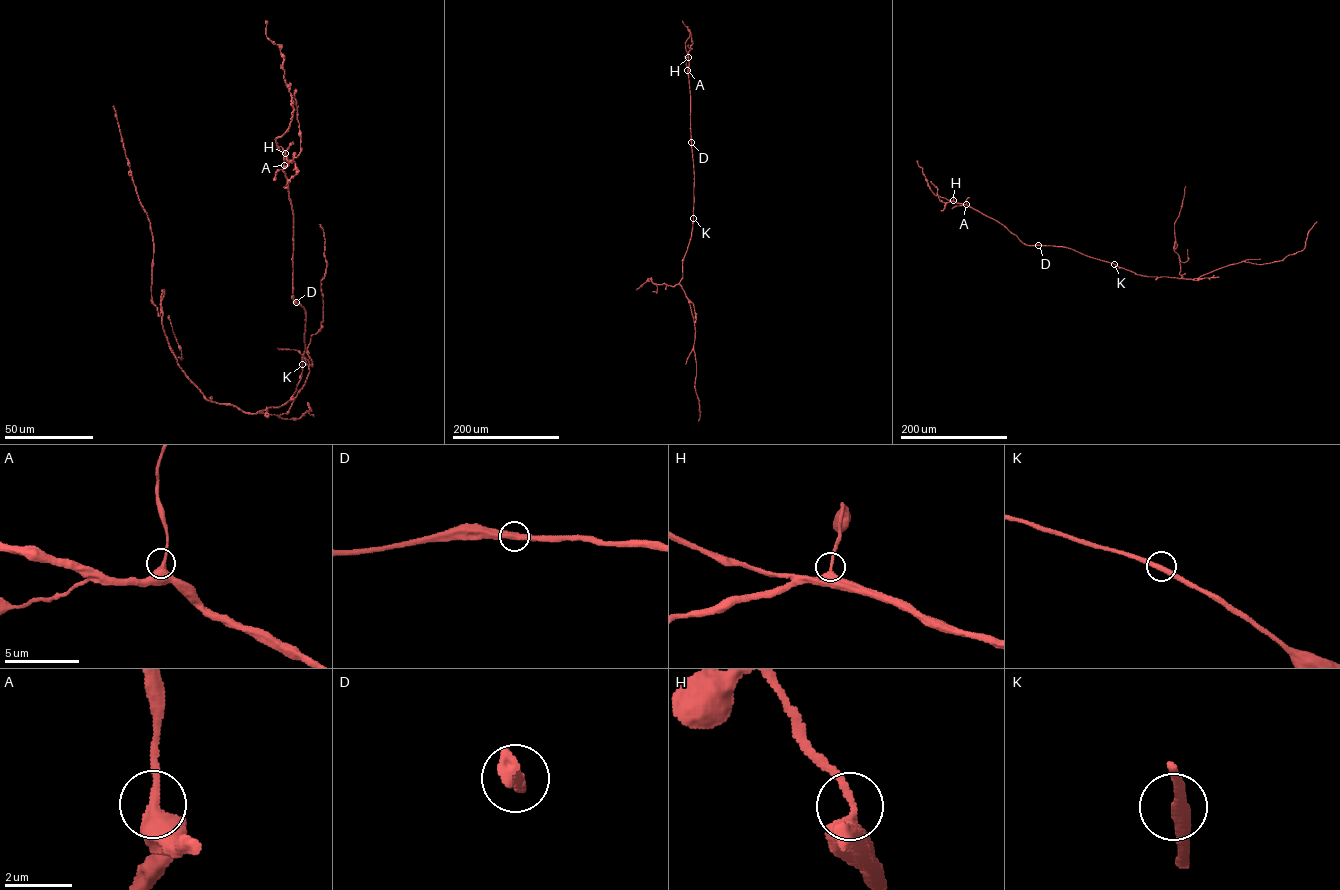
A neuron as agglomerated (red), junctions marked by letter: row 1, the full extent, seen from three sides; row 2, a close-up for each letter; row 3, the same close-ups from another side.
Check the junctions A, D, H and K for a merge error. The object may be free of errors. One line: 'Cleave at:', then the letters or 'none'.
Cleave at: none

